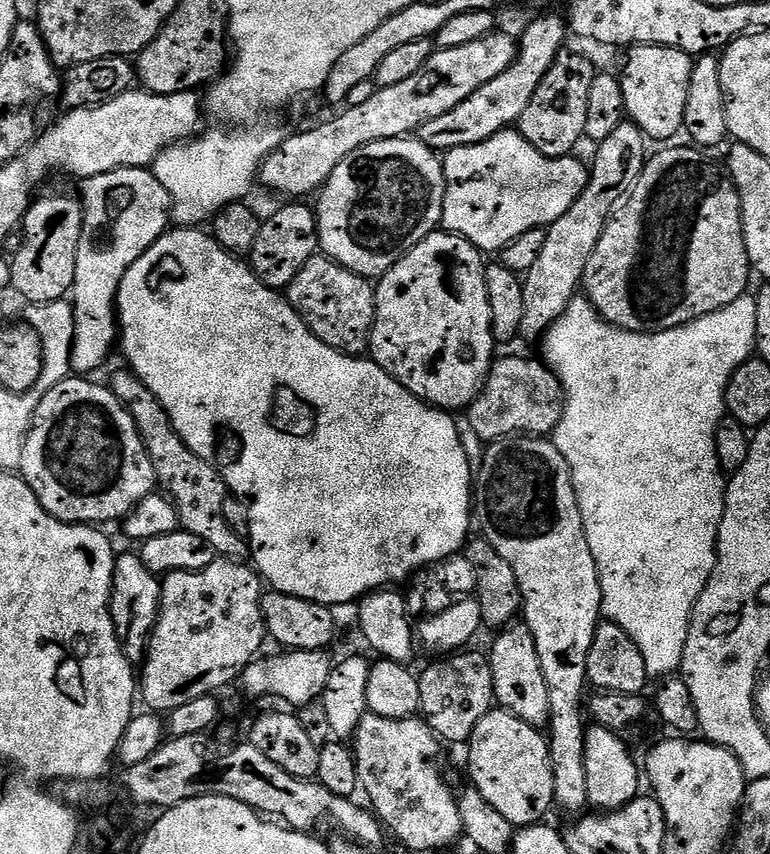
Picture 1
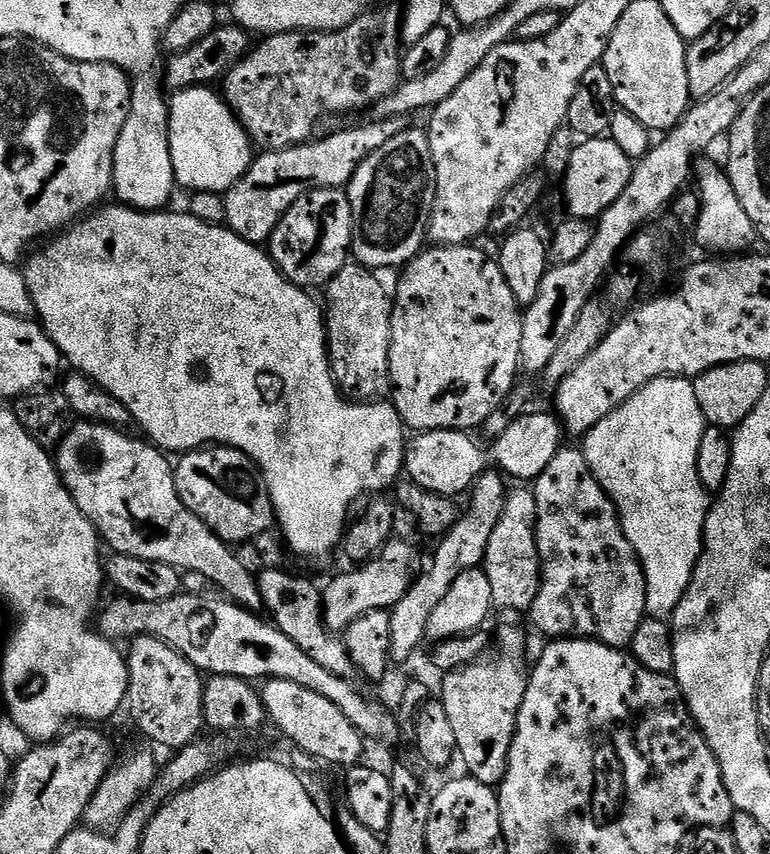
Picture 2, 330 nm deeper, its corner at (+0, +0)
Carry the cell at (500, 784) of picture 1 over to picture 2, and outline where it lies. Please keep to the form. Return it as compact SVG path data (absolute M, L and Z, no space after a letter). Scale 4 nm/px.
M504 624L494 632L494 640L500 643L500 653L493 660L481 659L479 662L466 664L456 671L451 671L443 677L444 693L442 699L446 706L446 714L450 714L450 723L454 726L456 751L459 759L464 759L467 775L483 784L499 785L508 770L508 755L512 750L512 743L508 736L512 733L512 712L516 712L516 704L520 701L520 692L528 689L529 673L524 672L524 632L516 624Z

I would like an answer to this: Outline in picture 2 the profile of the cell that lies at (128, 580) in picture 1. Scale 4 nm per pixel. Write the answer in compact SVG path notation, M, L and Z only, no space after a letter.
M137 636L131 641L132 649L127 649L128 662L128 698L127 703L132 704L132 720L136 728L148 740L161 744L164 748L179 750L191 744L206 728L204 718L204 685L205 677L200 669L195 668L182 653L174 650L166 642L156 636Z

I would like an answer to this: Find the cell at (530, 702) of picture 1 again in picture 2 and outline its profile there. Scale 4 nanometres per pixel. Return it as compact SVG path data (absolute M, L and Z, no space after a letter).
M516 486L516 489L508 492L502 518L498 518L498 526L494 526L494 535L486 546L482 569L490 580L492 603L497 609L500 607L508 612L531 613L540 589L540 559L536 545L536 494L531 487Z

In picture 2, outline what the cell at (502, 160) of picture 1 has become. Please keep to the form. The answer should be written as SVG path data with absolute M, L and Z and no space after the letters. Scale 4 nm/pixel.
M588 138L572 152L572 161L568 164L568 173L564 176L564 192L568 195L568 208L577 220L595 221L626 190L626 182L630 182L630 174L633 172L634 161L620 149L611 138Z

